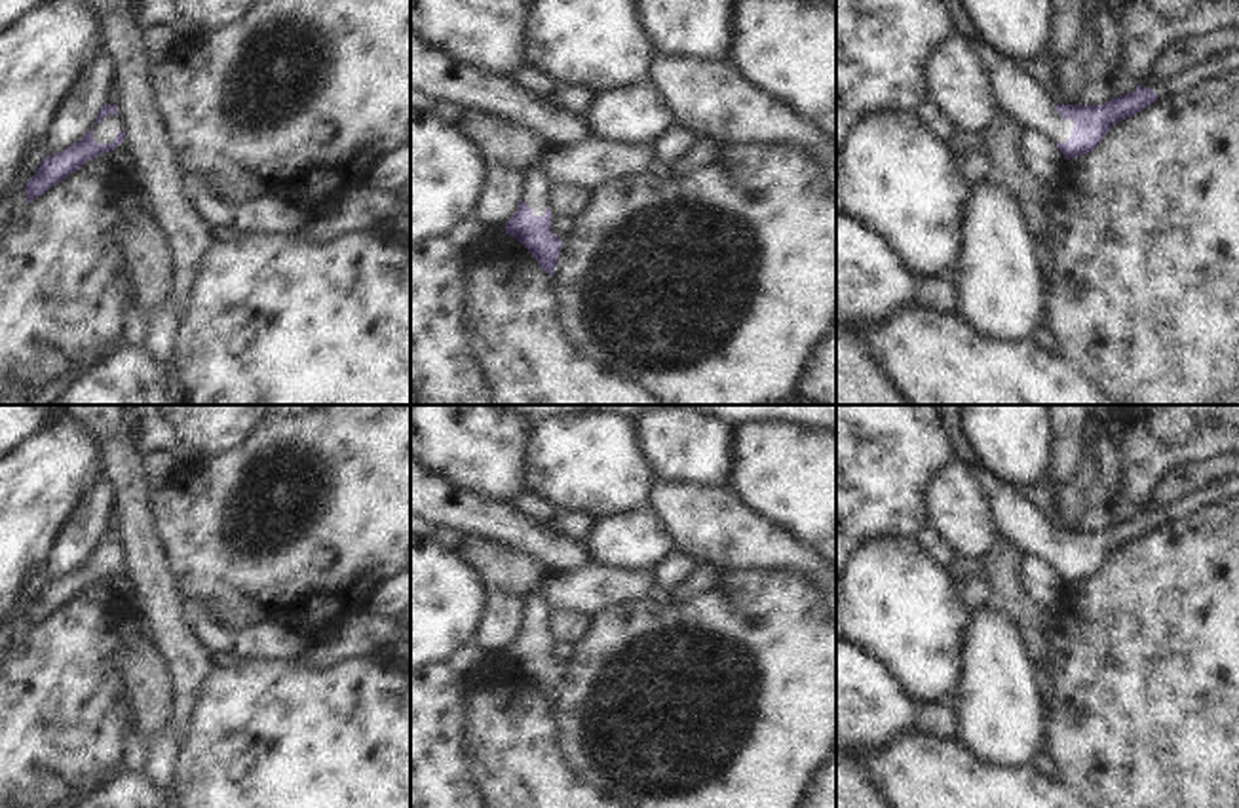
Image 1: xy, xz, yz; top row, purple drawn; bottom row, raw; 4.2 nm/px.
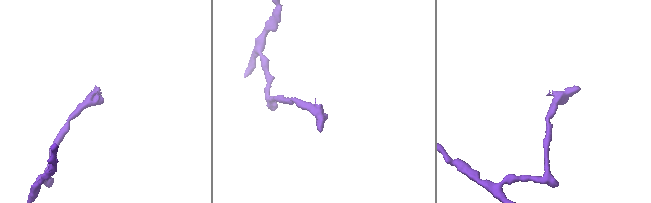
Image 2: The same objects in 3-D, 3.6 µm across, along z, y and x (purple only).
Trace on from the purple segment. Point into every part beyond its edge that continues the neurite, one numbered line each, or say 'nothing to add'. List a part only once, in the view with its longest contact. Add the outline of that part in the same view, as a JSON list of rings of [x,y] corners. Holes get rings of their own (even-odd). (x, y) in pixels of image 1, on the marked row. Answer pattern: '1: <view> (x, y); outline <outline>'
1: xy (105, 132); outline [[[118,114],[105,116],[99,124],[93,125],[93,139],[101,144],[110,144],[124,131],[124,122]]]

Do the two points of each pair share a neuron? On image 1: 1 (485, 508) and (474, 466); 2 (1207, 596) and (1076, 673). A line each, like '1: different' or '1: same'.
1: different
2: same

